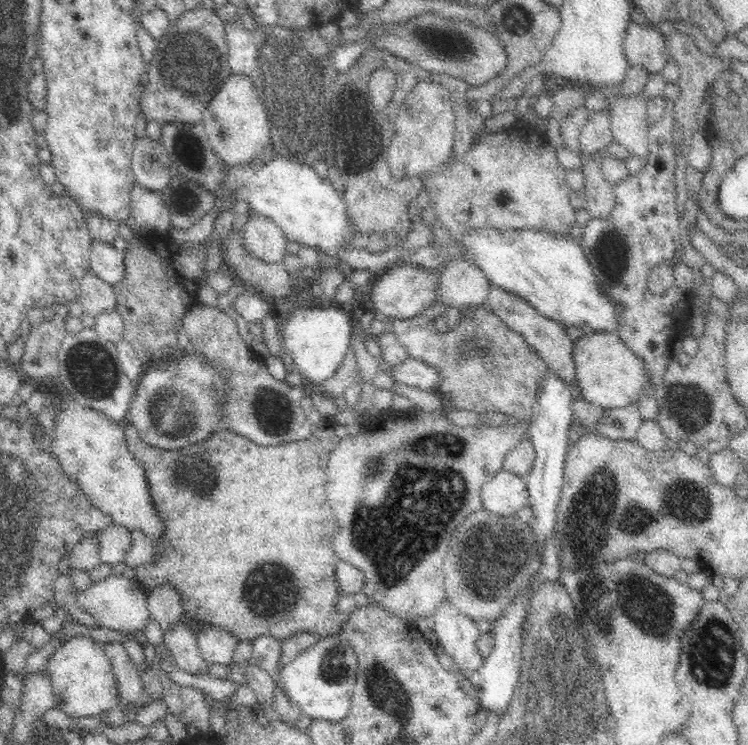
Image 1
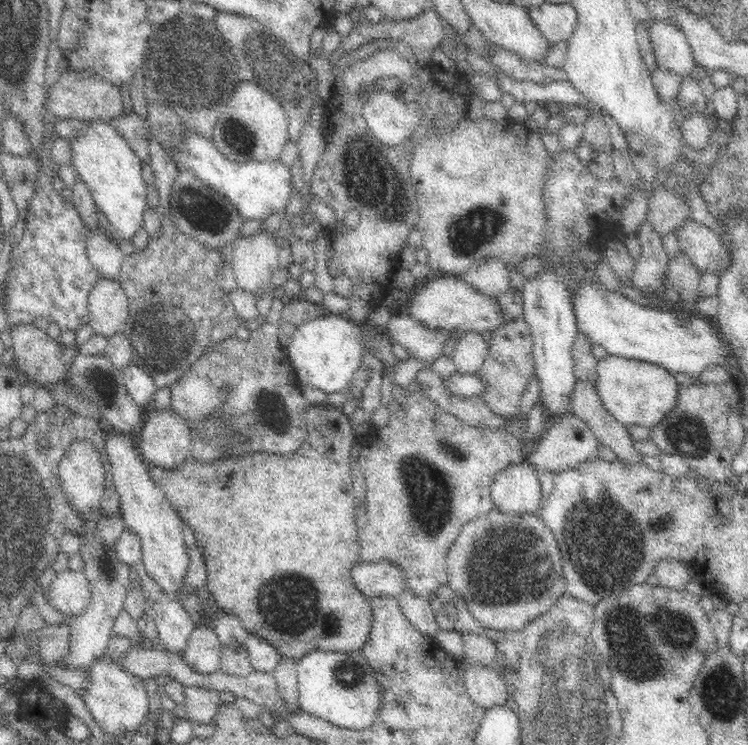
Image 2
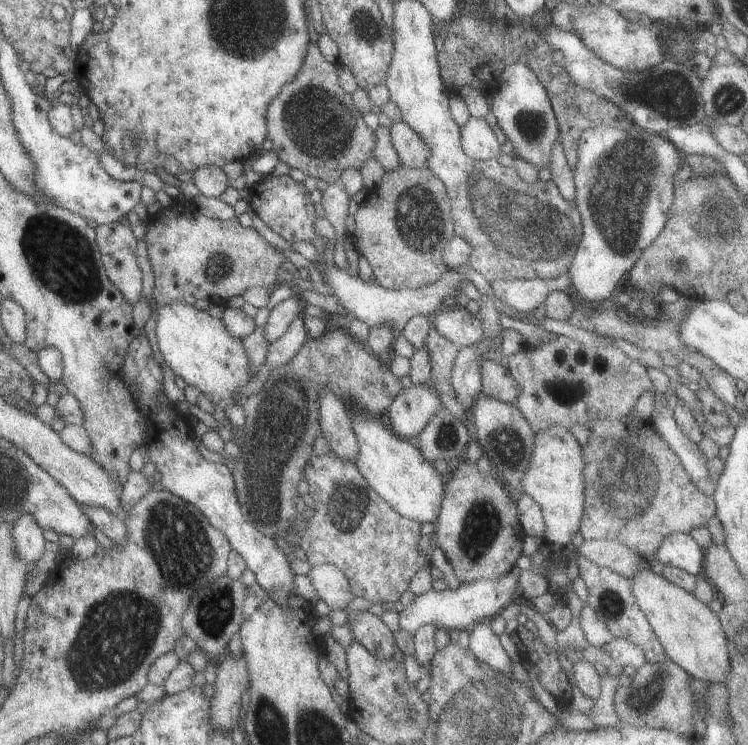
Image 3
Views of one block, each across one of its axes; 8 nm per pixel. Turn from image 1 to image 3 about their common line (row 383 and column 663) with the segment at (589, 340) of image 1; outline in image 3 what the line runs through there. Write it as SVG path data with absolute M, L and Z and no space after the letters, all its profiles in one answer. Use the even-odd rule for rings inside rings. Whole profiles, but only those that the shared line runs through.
M647 566L633 570L627 580L633 604L661 644L665 658L677 664L685 674L689 674L689 678L723 684L729 676L729 650L719 616L691 592L685 592L683 588L667 582L663 576L653 574Z

